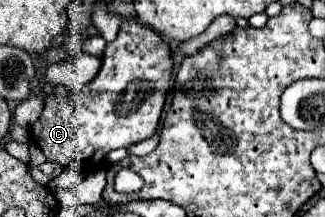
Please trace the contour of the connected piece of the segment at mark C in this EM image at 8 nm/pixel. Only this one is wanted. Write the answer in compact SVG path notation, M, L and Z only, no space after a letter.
M124 20L118 38L110 42L102 56L102 66L90 86L82 92L68 92L64 96L50 94L46 96L42 116L30 128L32 142L44 152L50 162L58 162L64 167L77 168L81 172L92 172L106 164L106 154L116 148L128 148L130 144L142 142L156 132L162 106L166 100L166 92L170 90L172 82L172 60L170 48L160 34L150 30L146 24L136 20Z

